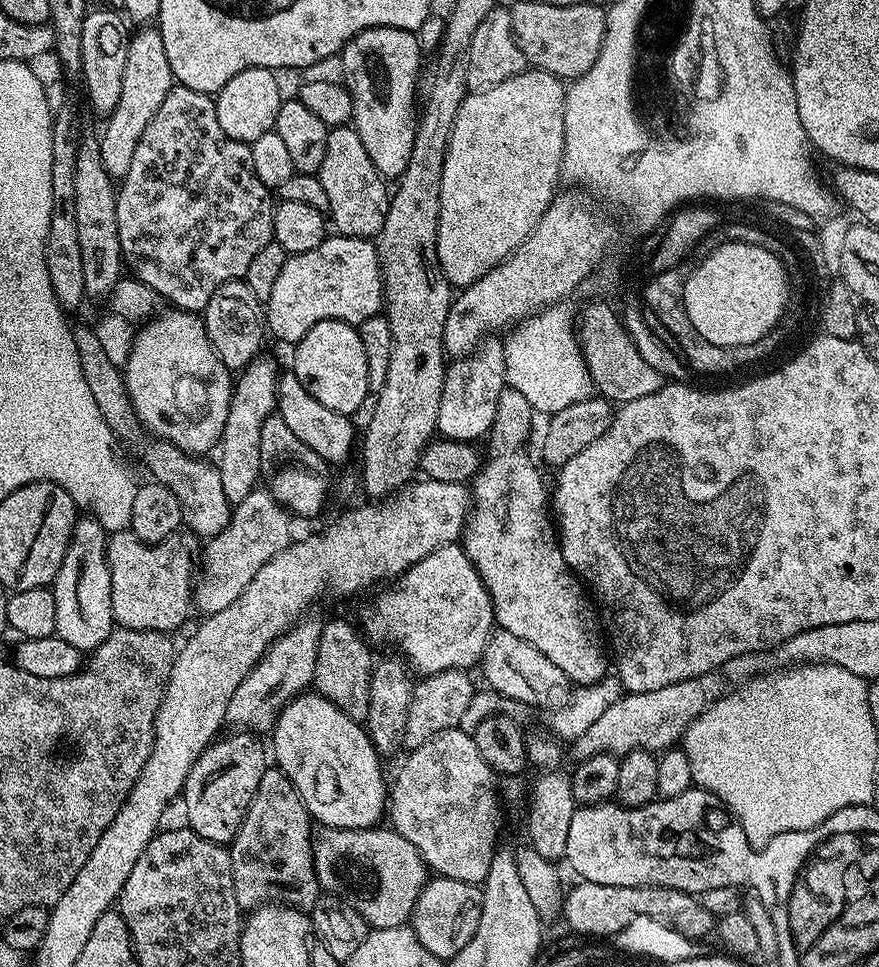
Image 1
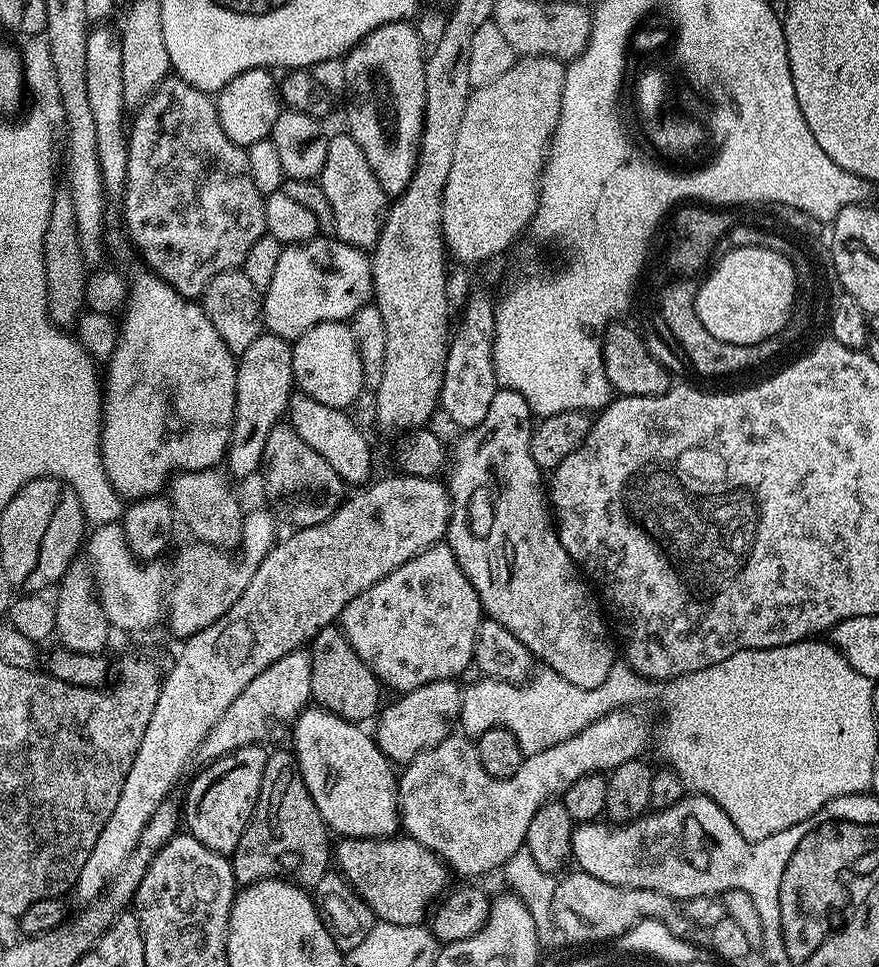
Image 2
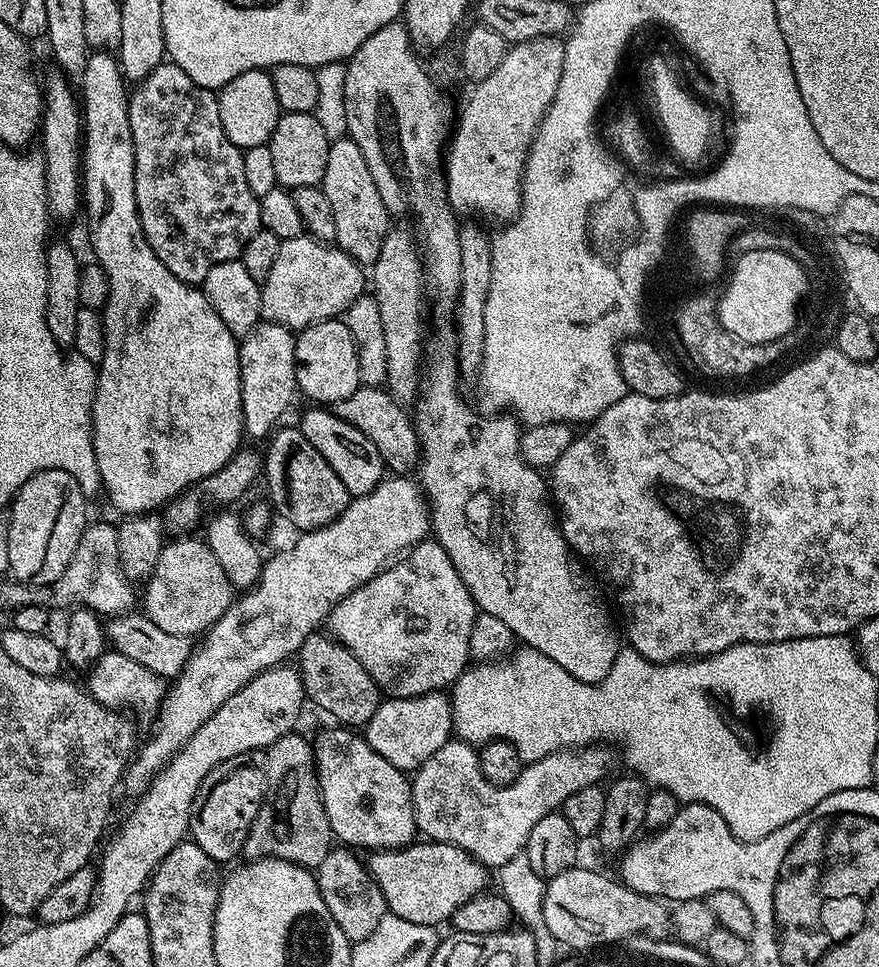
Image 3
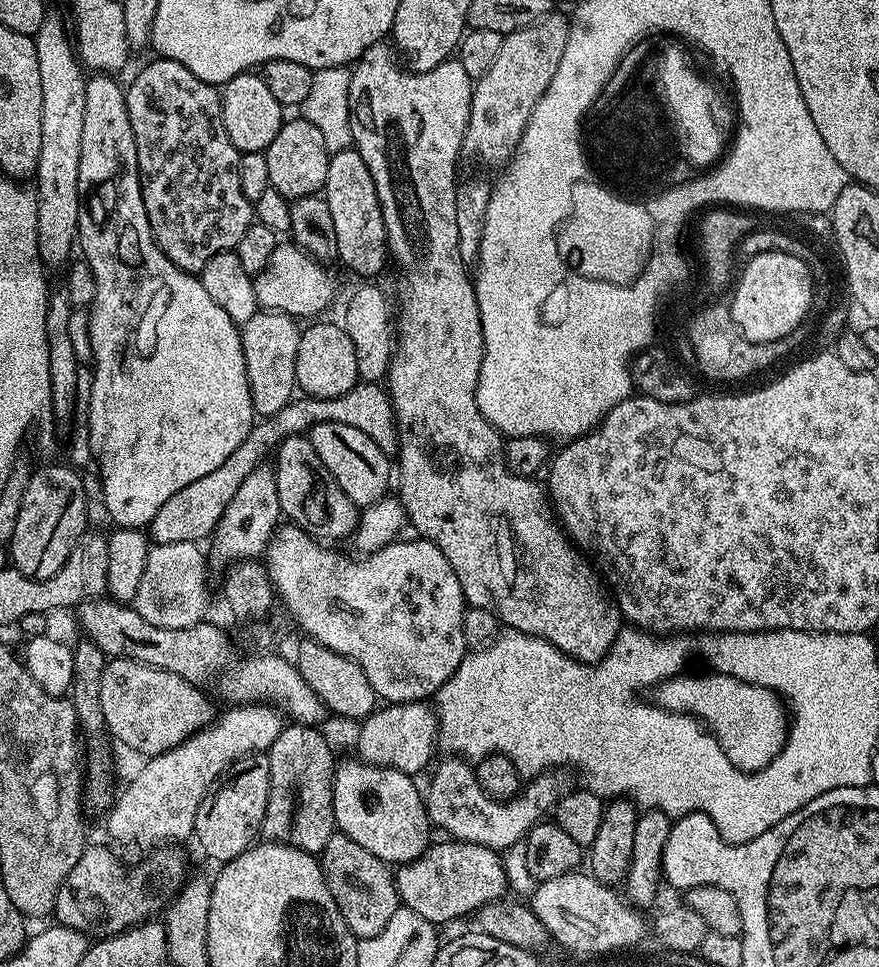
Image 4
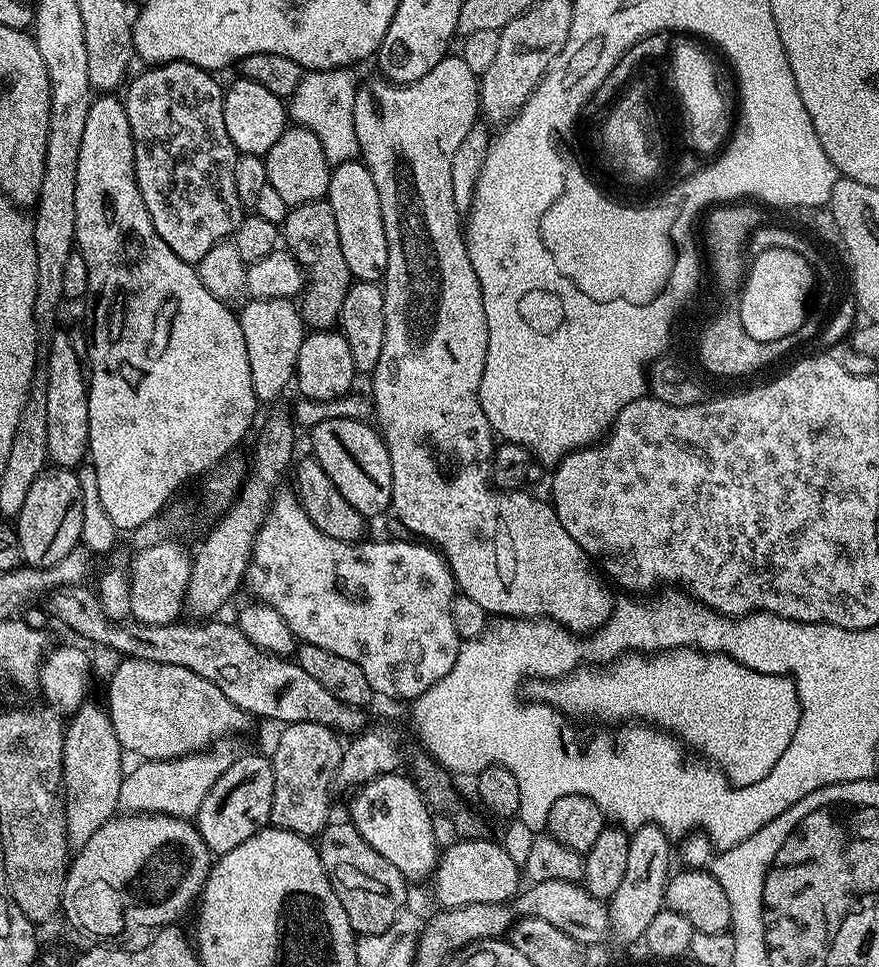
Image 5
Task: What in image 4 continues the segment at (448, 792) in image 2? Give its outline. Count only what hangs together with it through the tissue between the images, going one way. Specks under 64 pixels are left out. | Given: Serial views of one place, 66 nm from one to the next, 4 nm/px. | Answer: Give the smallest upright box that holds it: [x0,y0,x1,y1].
[426,758,570,850]

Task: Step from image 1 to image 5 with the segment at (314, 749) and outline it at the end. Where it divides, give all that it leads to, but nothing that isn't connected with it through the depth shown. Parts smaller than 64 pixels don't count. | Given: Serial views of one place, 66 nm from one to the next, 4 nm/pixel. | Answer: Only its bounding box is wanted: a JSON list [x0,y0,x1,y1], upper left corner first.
[348,774,438,882]

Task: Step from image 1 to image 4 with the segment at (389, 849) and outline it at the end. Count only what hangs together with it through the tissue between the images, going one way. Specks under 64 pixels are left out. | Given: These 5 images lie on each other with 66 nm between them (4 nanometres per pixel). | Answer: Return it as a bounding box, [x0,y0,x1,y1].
[394,838,509,926]

